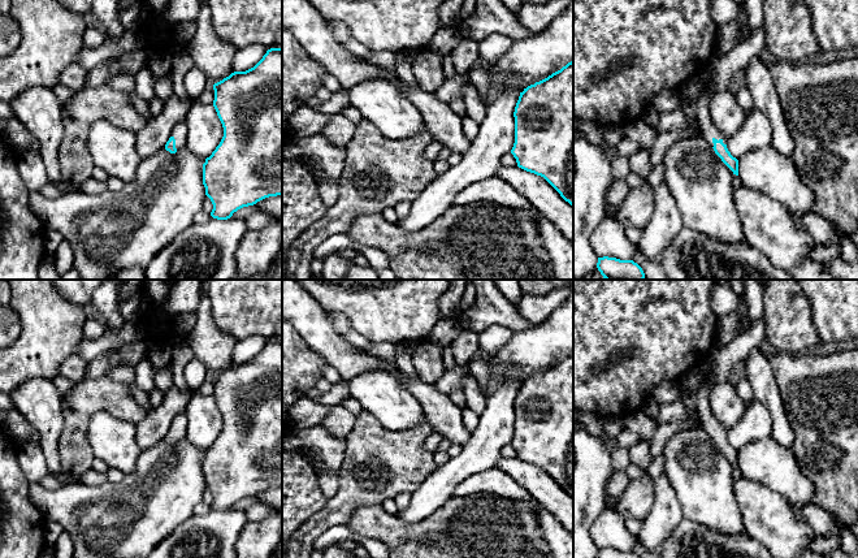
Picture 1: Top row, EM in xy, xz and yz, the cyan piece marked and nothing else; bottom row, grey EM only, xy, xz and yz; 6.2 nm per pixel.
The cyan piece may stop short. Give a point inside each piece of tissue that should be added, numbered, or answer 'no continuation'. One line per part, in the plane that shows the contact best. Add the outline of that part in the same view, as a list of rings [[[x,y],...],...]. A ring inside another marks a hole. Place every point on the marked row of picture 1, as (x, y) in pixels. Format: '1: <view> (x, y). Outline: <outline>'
no continuation

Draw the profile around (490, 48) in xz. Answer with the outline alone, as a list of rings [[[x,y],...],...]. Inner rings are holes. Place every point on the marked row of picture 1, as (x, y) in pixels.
[[[491,34],[478,43],[478,57],[494,64],[508,51],[514,40],[502,34]]]

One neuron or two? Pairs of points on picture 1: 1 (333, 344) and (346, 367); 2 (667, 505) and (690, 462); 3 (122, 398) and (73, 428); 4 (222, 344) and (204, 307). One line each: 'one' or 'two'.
1: one
2: two
3: one
4: one

